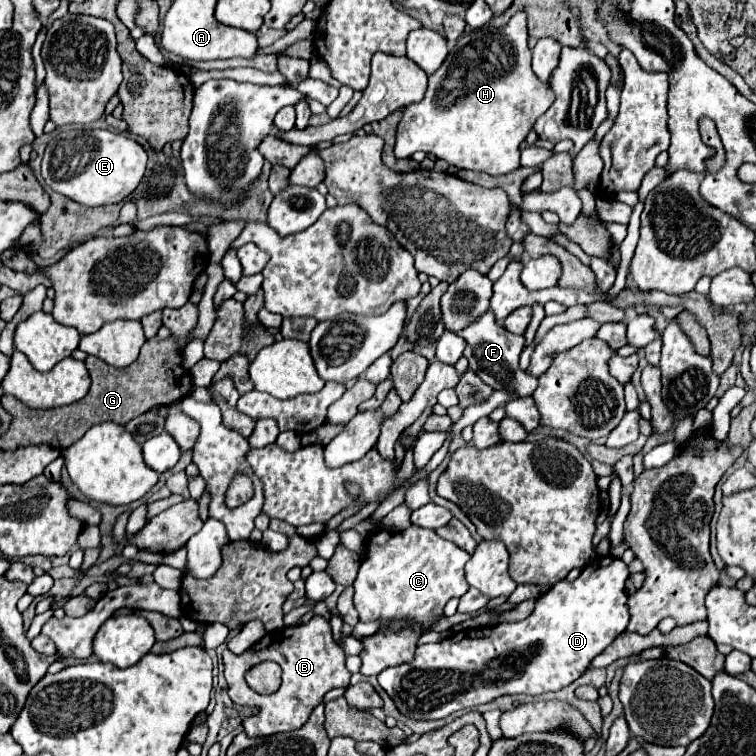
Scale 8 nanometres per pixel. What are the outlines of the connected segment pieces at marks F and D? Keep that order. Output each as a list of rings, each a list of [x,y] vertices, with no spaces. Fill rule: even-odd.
[[[486,311],[480,319],[476,319],[474,323],[470,323],[464,331],[460,331],[458,335],[462,335],[468,343],[464,355],[470,361],[470,369],[474,369],[484,383],[488,383],[494,389],[514,389],[516,397],[526,397],[532,395],[532,391],[536,389],[536,379],[526,375],[520,367],[518,367],[518,357],[524,349],[524,335],[514,335],[510,331],[506,331],[506,327],[502,327],[496,319],[492,311]]]
[[[610,555],[596,557],[590,565],[582,569],[580,577],[574,583],[560,581],[552,585],[546,593],[542,593],[536,599],[534,611],[524,621],[490,625],[484,629],[466,629],[450,635],[450,639],[444,639],[440,643],[420,645],[414,661],[398,667],[388,667],[378,675],[378,683],[392,697],[402,715],[418,721],[444,719],[454,711],[488,703],[500,695],[542,695],[548,691],[558,691],[570,685],[574,679],[578,679],[582,671],[588,667],[588,663],[596,655],[600,655],[618,635],[624,633],[630,619],[626,607],[628,575],[630,571],[622,559],[614,559]],[[490,665],[502,665],[502,683],[498,679],[492,681],[486,677],[486,669]]]

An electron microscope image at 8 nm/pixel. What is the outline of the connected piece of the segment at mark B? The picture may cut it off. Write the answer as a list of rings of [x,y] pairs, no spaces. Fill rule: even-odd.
[[[314,615],[304,625],[294,625],[288,629],[268,633],[254,647],[250,647],[240,655],[226,649],[222,657],[224,657],[224,677],[228,681],[230,699],[238,705],[256,709],[256,713],[246,717],[242,723],[248,737],[268,737],[274,733],[300,729],[308,721],[312,709],[322,703],[322,697],[330,689],[350,685],[350,671],[344,665],[346,655],[334,641],[330,623],[320,615]],[[266,659],[276,661],[282,667],[282,685],[276,693],[270,693],[270,695],[252,691],[244,681],[244,673],[252,665]]]

